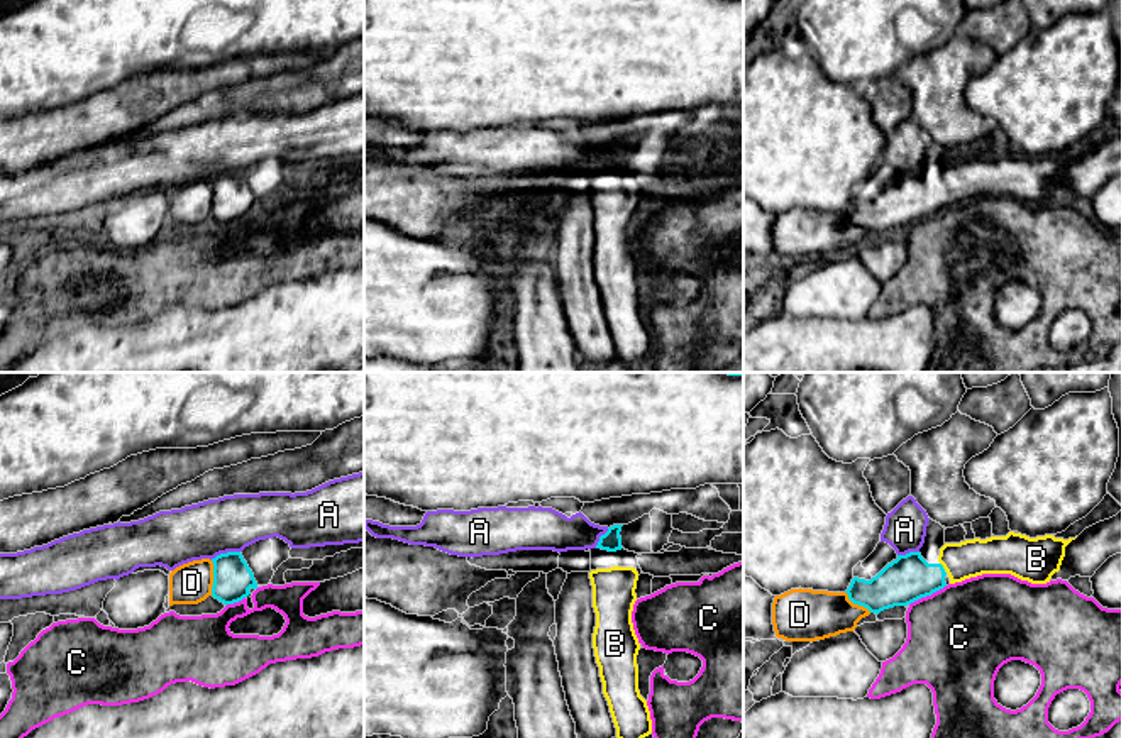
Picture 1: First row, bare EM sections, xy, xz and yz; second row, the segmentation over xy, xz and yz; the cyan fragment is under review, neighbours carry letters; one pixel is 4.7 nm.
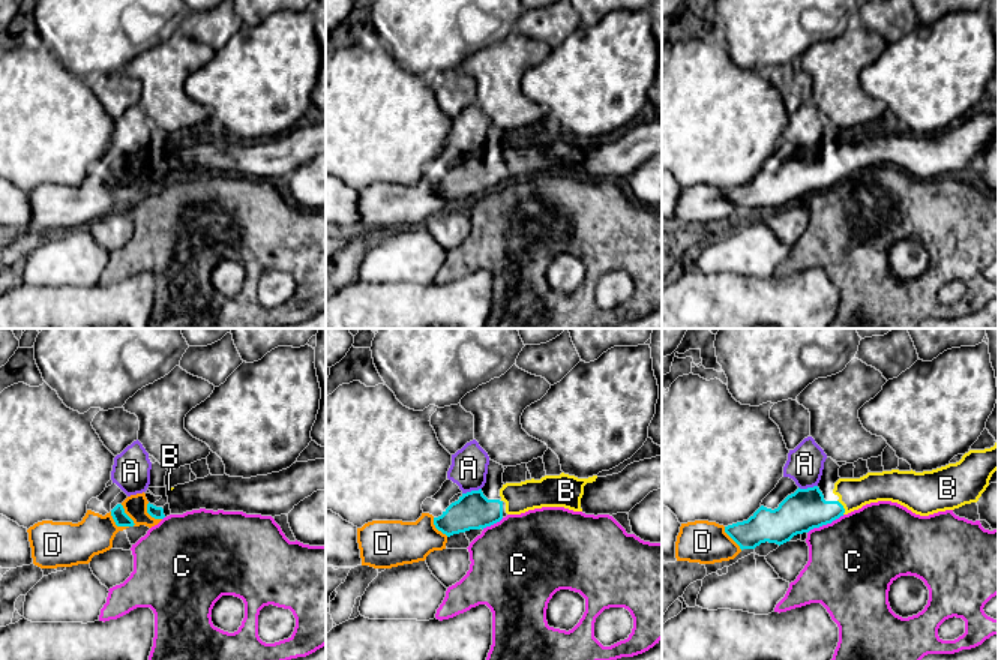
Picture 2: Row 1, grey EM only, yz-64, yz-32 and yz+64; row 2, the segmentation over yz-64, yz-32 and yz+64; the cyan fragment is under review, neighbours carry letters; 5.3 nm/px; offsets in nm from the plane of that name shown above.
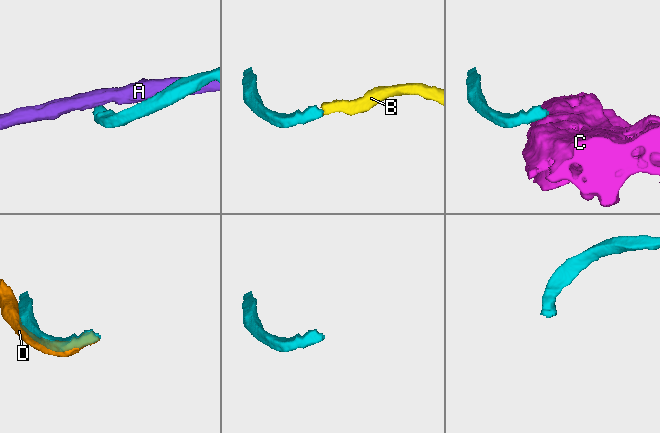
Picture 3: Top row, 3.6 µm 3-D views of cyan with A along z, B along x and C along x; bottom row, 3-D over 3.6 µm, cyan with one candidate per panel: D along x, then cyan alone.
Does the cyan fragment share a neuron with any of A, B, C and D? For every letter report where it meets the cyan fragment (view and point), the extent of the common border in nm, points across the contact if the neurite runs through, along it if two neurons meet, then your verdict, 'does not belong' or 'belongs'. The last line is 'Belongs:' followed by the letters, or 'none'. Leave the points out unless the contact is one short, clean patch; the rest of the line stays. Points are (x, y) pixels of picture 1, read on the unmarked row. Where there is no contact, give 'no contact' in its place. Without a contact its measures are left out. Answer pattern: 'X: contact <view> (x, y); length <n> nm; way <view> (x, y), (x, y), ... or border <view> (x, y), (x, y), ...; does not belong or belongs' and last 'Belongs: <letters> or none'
A: contact xy (224, 175); length 150 nm; border xy (239, 171), (217, 175), (210, 180); does not belong
B: contact yz (942, 187); length 50 nm; way yz (910, 198), (930, 198), (942, 187), (950, 180), (967, 180); belongs
C: contact yz (927, 215); length 200 nm; border yz (945, 205), (910, 225); does not belong
D: contact xy (214, 198); length 170 nm; does not belong
Belongs: B

